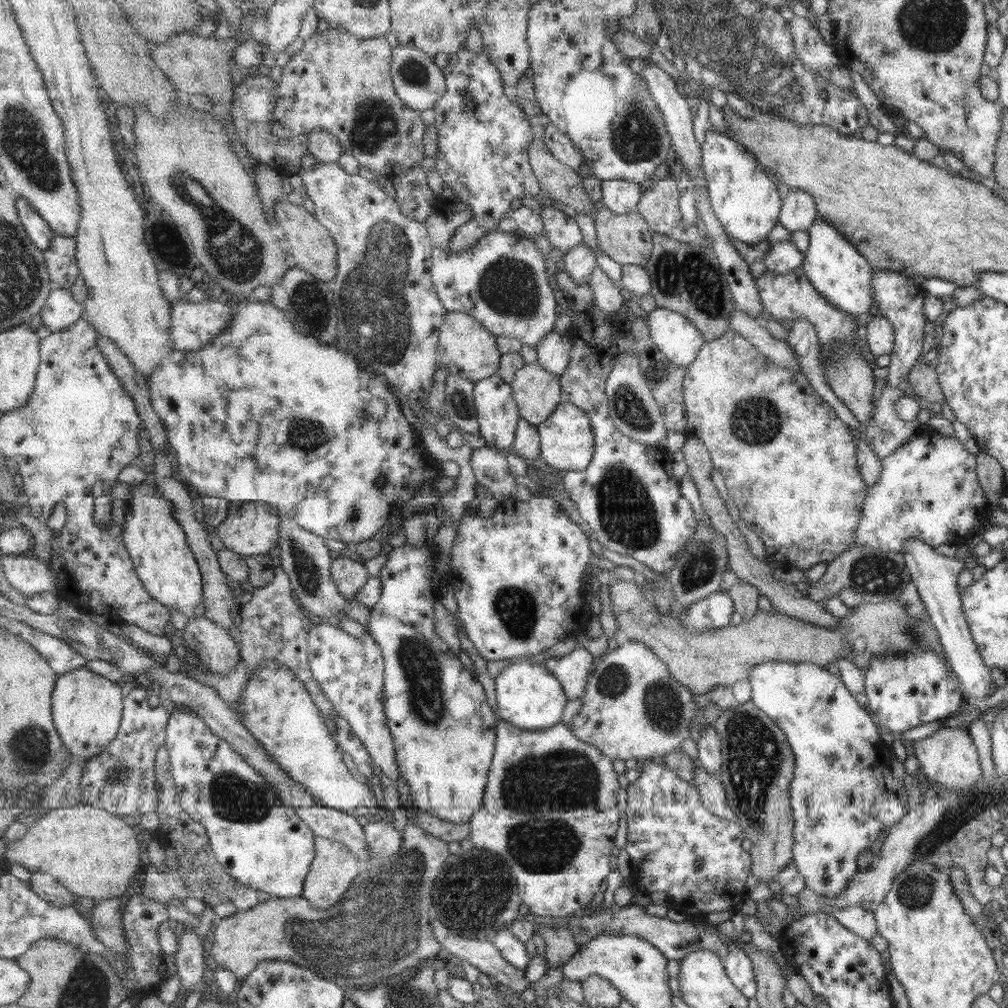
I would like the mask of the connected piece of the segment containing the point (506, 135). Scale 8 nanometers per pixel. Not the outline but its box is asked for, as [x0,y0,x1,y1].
[433,44,543,252]

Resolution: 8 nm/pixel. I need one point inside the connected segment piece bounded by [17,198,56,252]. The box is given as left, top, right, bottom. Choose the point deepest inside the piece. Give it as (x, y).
(42, 235)

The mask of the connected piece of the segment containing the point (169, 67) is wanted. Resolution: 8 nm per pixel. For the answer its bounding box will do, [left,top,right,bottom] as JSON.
[151,33,254,181]

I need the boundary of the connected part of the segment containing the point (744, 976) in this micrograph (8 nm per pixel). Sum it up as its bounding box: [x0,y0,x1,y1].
[723,949,756,999]

